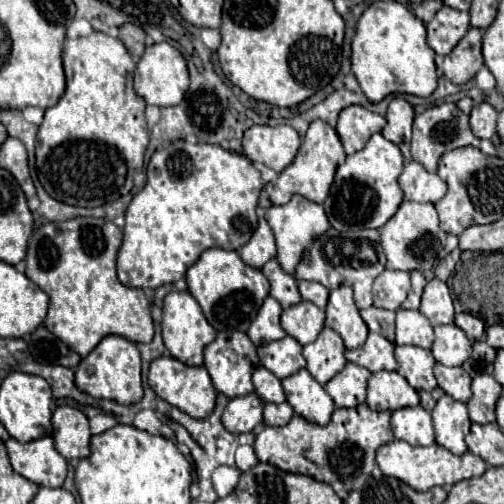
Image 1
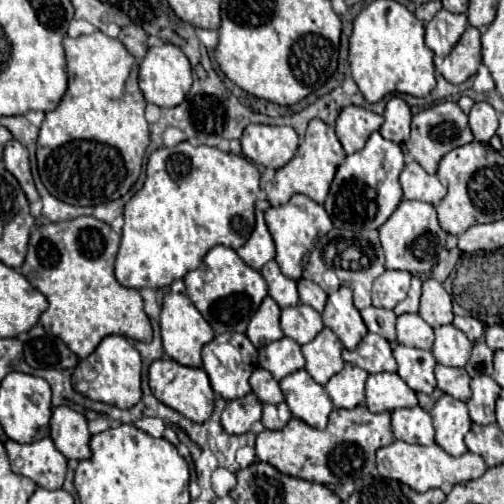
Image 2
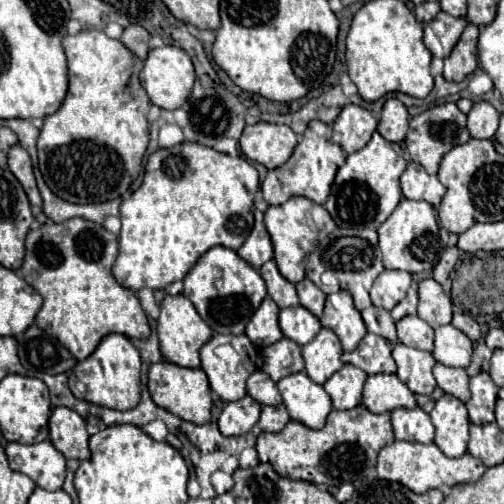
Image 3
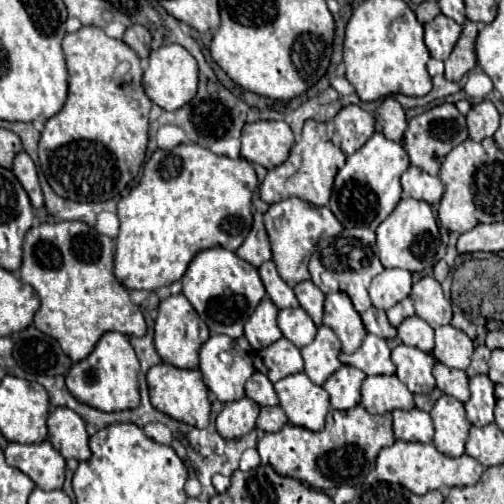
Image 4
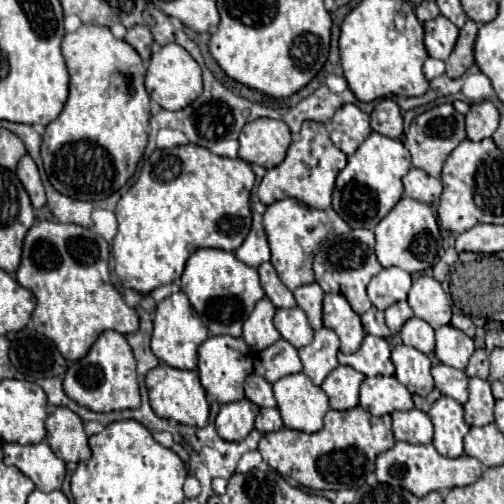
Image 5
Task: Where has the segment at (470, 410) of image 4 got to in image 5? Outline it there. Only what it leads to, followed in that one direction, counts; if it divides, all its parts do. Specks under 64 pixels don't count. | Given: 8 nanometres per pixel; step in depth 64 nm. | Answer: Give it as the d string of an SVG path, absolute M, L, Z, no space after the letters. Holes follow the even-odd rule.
M470 378L470 400L464 404L464 418L468 426L486 426L494 422L494 396L490 390L490 382L482 378Z

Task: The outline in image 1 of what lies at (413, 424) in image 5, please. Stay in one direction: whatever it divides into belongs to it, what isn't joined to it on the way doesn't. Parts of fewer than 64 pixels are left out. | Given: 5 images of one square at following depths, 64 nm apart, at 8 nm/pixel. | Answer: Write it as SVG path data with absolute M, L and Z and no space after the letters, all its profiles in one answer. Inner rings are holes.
M422 406L394 410L392 412L392 432L398 440L404 440L412 446L432 446L434 444L432 416Z

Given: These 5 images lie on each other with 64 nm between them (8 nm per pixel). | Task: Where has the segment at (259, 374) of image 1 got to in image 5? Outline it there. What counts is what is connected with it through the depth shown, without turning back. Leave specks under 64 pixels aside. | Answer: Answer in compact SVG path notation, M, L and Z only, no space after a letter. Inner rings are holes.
M252 374L248 376L248 380L244 382L244 392L246 392L246 398L250 402L254 402L256 406L266 406L266 408L274 408L276 406L276 398L274 398L274 392L272 392L272 384L266 382L262 376L258 374Z

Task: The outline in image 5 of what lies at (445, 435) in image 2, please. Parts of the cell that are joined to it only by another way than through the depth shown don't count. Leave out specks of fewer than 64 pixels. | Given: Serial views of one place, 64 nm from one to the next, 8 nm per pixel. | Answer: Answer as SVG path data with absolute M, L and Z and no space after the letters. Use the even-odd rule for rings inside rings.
M440 396L430 412L434 424L434 448L448 458L458 458L464 454L464 436L468 434L470 426L464 420L464 408L450 396Z

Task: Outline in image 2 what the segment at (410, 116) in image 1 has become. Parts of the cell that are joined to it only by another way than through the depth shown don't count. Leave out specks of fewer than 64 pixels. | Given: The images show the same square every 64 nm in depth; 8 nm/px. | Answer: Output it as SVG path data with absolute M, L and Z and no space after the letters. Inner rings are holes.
M392 98L386 104L386 112L384 112L384 124L380 128L380 134L396 144L402 144L408 140L410 136L410 120L412 120L412 112L410 106L402 100L402 98Z

